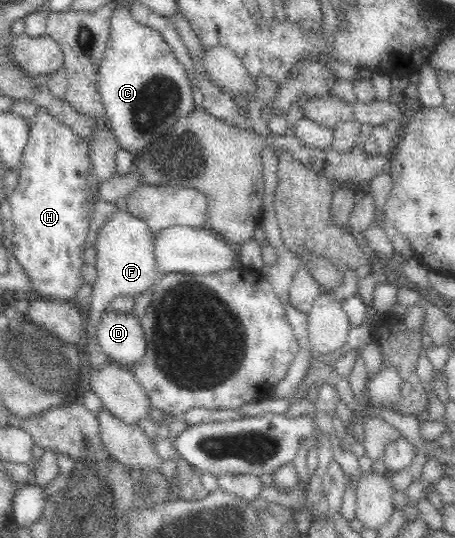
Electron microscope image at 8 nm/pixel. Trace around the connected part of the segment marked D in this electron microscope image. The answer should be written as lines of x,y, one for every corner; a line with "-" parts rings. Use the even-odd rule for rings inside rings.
105,309
95,332
101,350
130,368
143,355
145,336
134,313

